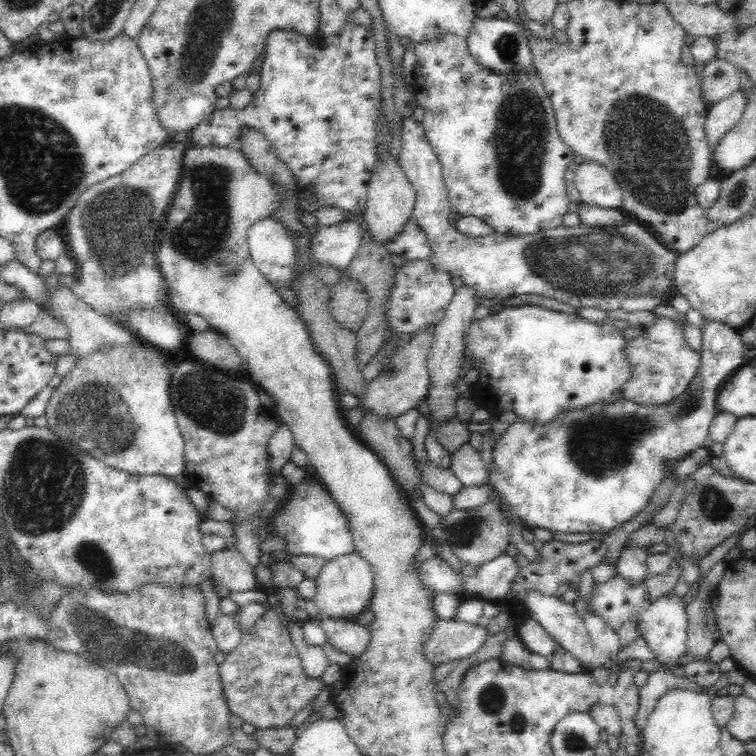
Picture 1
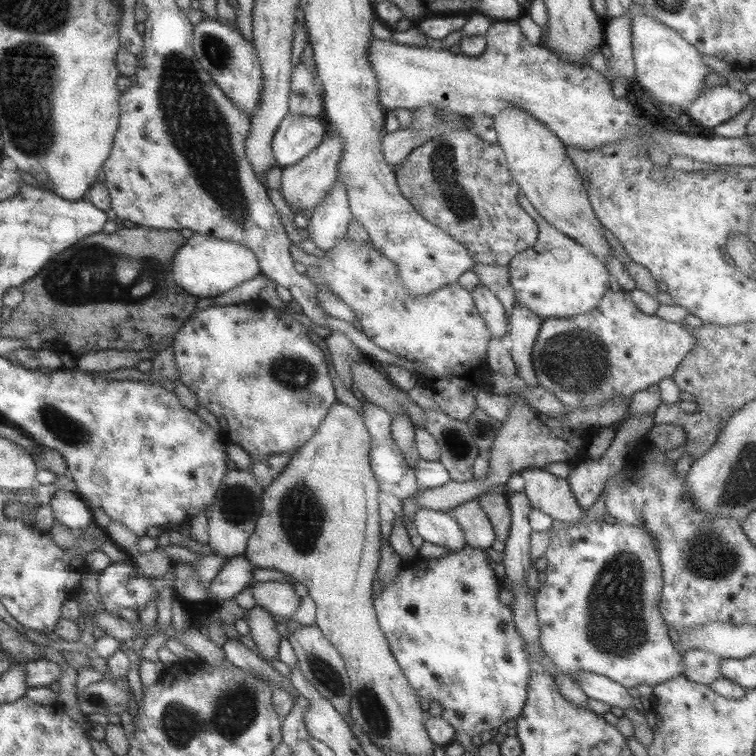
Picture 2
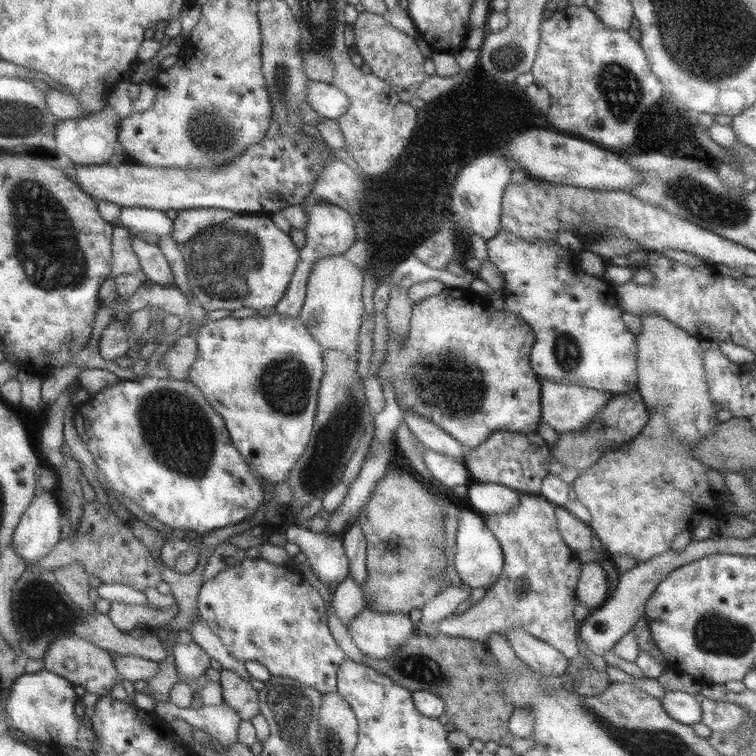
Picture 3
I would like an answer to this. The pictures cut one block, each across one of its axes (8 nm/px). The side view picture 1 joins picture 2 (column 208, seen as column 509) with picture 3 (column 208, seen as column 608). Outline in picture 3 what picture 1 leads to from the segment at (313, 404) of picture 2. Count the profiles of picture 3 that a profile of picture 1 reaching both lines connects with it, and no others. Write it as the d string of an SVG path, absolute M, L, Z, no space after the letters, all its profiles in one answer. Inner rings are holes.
M278 313L272 314L269 318L254 315L248 318L220 318L220 320L214 320L214 322L208 320L206 325L202 325L199 328L196 338L196 342L198 342L198 359L196 359L192 369L190 369L189 381L194 383L204 393L212 408L225 421L225 426L232 442L251 466L253 472L262 475L273 483L286 481L290 476L291 470L296 466L298 459L306 450L313 432L318 404L318 389L324 370L326 370L324 357L322 357L322 354L324 354L323 349L316 342L315 338L310 335L310 331L304 327L304 323L300 321L300 318L282 317Z

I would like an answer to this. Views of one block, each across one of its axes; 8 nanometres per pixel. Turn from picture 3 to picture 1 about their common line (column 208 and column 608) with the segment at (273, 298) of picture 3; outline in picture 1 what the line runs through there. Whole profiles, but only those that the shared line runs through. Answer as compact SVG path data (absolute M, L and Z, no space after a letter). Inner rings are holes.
M412 115L402 117L400 138L402 149L399 163L406 180L416 193L413 217L428 237L432 249L432 263L436 268L449 271L453 277L462 279L464 285L474 290L479 301L500 301L500 298L521 294L540 294L576 308L595 307L608 312L620 309L621 302L630 296L671 297L675 294L674 273L678 252L664 245L652 231L633 217L626 220L623 229L618 226L605 228L582 224L571 227L562 225L536 234L510 236L492 231L481 239L464 239L464 235L450 224L448 216L452 210L448 201L448 189L444 184L442 165L426 138L422 123L416 121Z

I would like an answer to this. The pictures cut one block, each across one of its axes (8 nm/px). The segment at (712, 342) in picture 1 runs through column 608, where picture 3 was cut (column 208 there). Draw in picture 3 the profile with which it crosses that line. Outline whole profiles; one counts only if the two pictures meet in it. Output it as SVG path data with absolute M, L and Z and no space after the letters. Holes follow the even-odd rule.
M142 376L140 379L120 379L118 383L98 391L98 393L88 398L87 401L78 404L74 412L73 419L78 436L86 444L99 470L106 475L109 484L108 489L111 494L125 494L144 508L148 514L154 516L160 522L171 526L172 529L195 530L202 534L212 529L235 525L254 516L263 501L264 489L257 481L257 478L255 478L255 473L251 466L232 442L225 426L225 421L220 417L220 414L215 412L204 393L189 380L160 378L159 376Z

